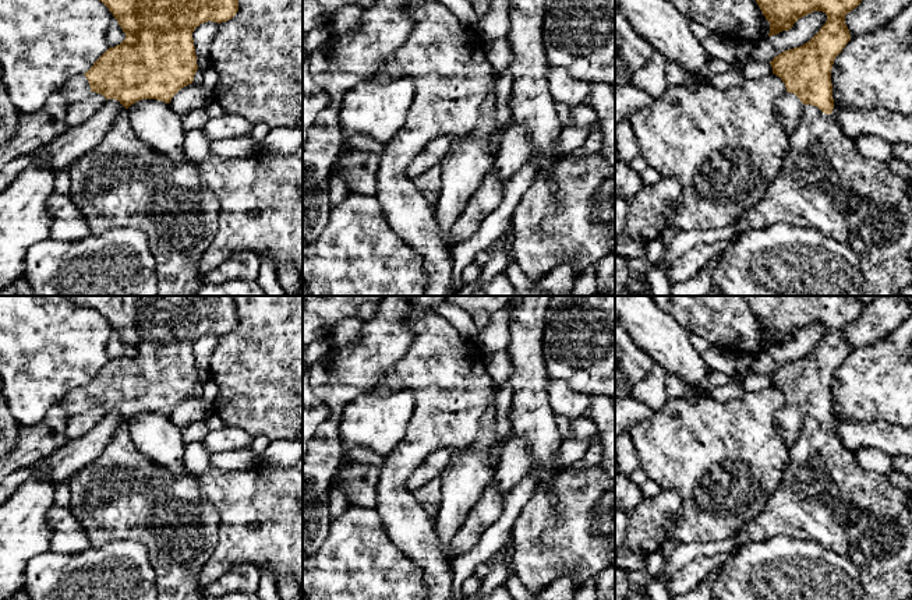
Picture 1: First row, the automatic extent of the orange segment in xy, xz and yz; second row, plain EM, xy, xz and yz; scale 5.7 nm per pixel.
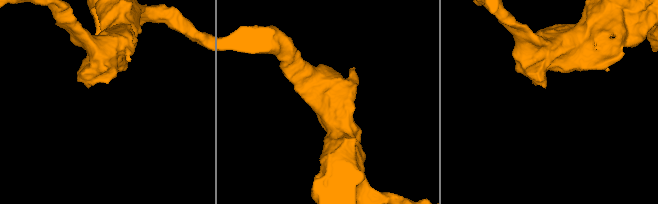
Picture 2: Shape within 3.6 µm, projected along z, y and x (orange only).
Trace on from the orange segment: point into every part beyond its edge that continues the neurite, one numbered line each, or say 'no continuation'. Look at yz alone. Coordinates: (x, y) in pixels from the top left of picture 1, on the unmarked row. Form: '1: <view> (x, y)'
1: yz (824, 496)

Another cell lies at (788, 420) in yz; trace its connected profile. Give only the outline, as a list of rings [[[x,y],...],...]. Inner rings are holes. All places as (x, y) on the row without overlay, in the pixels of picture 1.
[[[785,405],[775,414],[775,426],[788,447],[792,447],[802,431],[805,417],[791,405]]]

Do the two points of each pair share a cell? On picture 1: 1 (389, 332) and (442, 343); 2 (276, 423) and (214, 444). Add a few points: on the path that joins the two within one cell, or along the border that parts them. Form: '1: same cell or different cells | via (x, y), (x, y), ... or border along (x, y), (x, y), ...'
1: different cells | border along (432, 311), (403, 321), (413, 342), (393, 364)
2: different cells | border along (225, 424), (240, 427), (253, 437)

